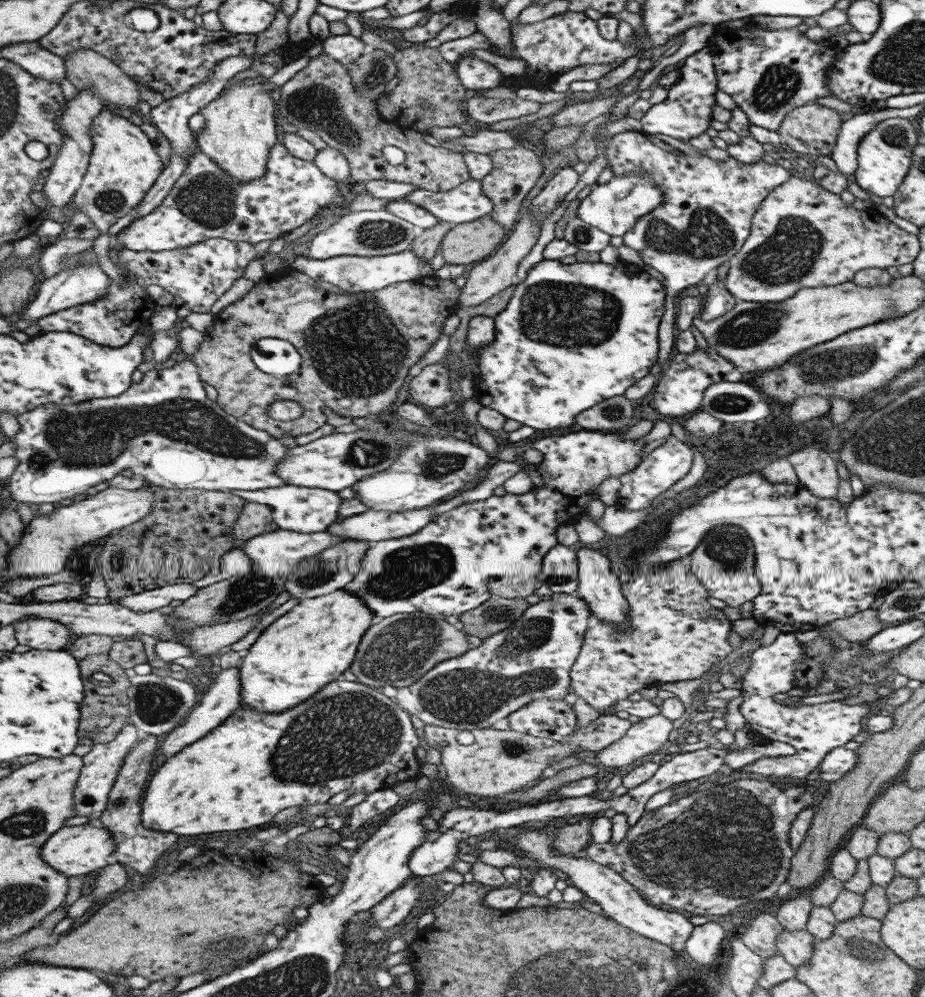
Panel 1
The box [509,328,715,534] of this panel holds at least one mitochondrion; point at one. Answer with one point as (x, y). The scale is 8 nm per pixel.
(612, 411)

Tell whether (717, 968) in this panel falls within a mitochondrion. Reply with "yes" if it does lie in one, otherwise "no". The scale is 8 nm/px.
no

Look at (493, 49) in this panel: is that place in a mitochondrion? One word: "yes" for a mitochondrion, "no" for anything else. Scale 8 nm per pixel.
no

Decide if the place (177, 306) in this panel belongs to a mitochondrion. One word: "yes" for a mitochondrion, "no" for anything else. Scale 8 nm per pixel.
no

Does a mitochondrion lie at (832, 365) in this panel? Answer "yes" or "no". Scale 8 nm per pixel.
yes

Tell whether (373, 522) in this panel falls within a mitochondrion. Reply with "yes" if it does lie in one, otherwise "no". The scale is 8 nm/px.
no

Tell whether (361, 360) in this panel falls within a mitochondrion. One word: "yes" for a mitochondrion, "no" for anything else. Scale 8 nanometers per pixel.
yes

